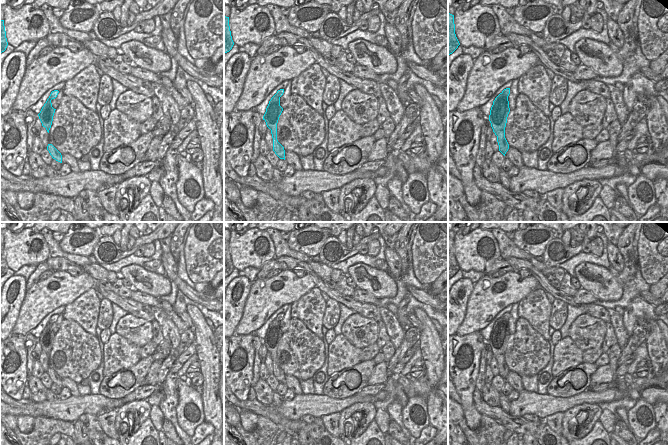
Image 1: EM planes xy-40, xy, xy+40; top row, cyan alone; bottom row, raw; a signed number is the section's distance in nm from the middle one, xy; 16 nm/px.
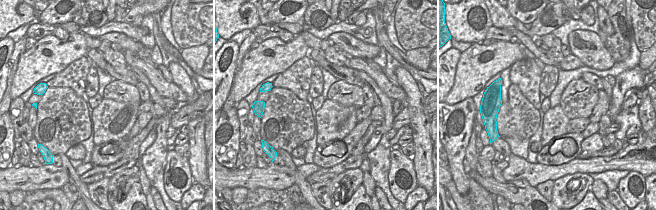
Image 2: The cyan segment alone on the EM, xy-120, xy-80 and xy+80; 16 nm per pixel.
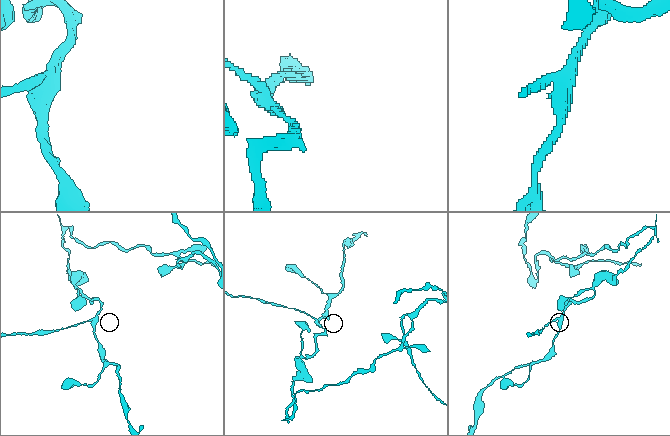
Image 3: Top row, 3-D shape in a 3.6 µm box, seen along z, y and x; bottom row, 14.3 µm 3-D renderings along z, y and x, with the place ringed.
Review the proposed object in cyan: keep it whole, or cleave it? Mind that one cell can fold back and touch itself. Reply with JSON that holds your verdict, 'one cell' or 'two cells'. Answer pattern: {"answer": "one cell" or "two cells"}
{"answer": "two cells"}

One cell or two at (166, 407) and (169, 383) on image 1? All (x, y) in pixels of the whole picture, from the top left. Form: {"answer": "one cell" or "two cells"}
{"answer": "one cell"}

